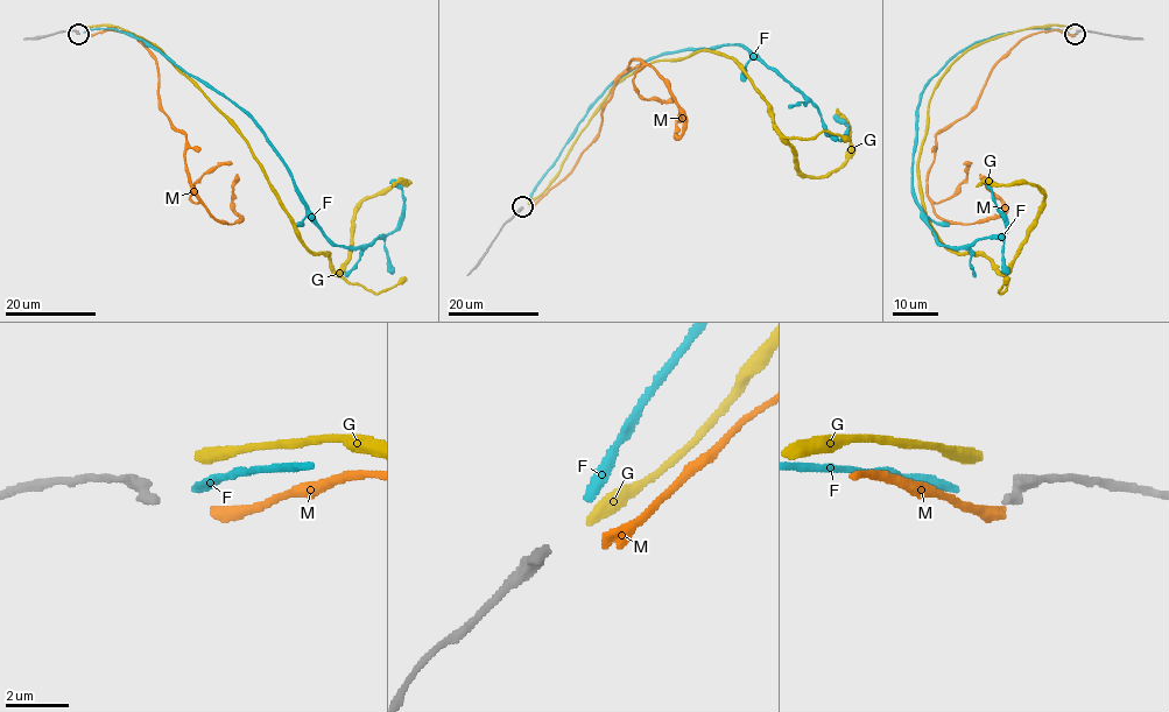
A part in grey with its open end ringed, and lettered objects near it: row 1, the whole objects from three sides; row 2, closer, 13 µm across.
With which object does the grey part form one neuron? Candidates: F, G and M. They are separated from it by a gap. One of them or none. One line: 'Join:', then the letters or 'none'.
Join: F

